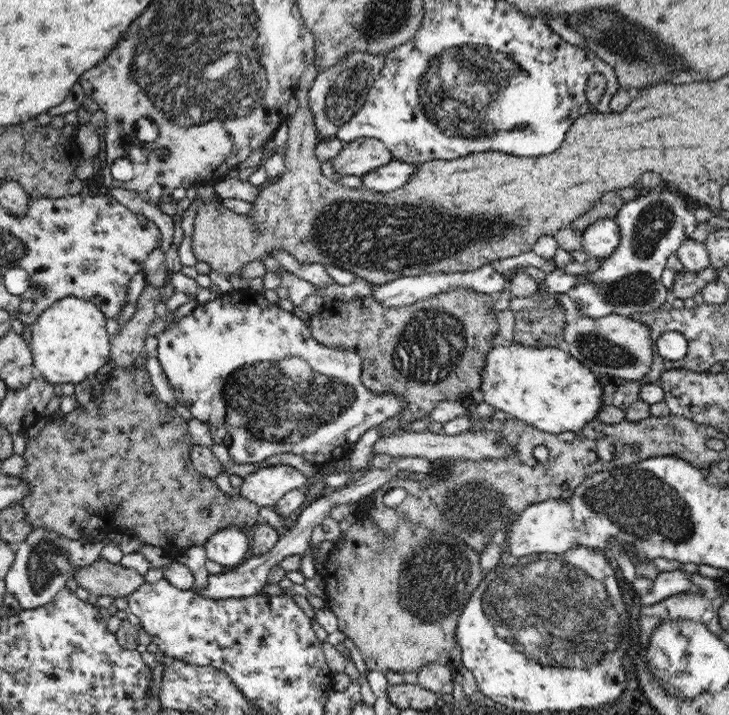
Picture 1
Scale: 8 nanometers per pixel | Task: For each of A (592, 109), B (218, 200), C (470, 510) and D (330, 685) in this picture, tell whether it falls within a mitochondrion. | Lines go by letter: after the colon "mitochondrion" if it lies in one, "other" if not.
A: other
B: other
C: mitochondrion
D: other

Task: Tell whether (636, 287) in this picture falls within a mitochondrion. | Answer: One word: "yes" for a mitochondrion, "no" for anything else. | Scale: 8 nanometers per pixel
yes

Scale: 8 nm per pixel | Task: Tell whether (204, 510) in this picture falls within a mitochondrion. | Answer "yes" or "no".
yes

